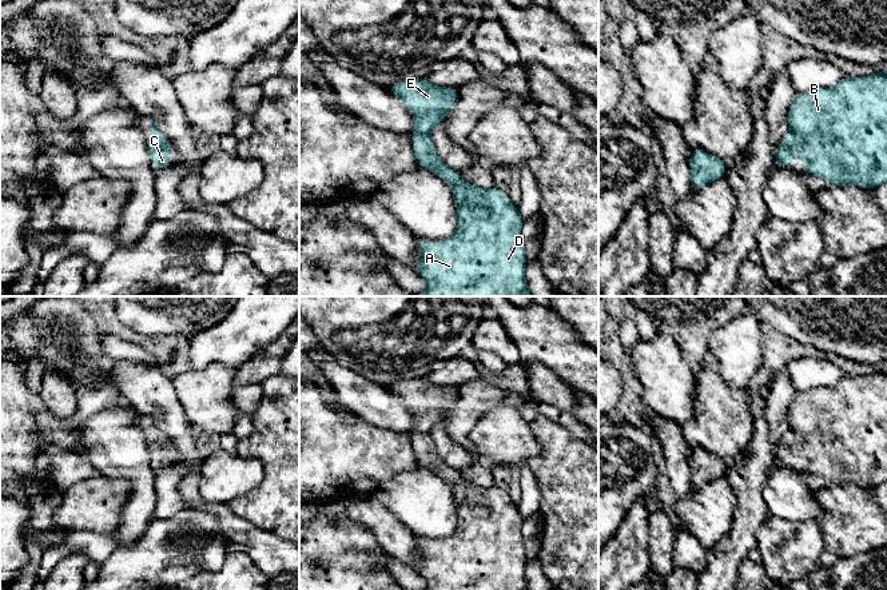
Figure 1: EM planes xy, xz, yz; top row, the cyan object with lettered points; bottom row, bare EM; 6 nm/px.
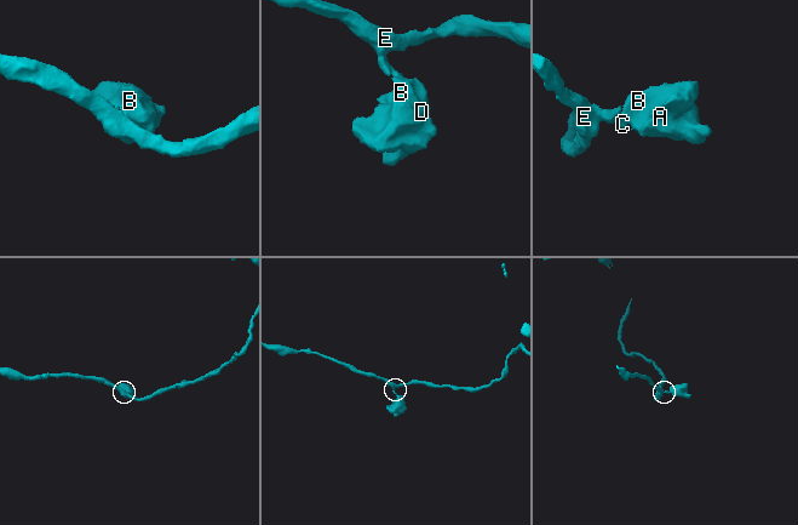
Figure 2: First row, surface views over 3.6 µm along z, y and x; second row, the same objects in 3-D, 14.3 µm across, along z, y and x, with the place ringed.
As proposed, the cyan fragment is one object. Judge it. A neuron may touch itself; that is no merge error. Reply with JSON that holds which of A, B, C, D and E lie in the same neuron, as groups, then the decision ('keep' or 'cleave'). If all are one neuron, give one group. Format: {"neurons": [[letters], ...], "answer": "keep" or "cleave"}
{"neurons": [["A", "B", "C", "D", "E"]], "answer": "keep"}

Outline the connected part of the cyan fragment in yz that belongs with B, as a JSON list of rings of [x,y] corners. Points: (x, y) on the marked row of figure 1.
[[[887,69],[870,76],[843,79],[832,88],[815,88],[797,93],[787,115],[788,132],[773,154],[775,163],[791,168],[795,152],[804,164],[804,172],[823,178],[830,186],[854,184],[864,190],[887,183]]]

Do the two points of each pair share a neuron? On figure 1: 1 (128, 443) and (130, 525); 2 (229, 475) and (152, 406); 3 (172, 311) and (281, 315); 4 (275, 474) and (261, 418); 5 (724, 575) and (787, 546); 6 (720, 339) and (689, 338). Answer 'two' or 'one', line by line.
1: one
2: two
3: two
4: one
5: two
6: two

